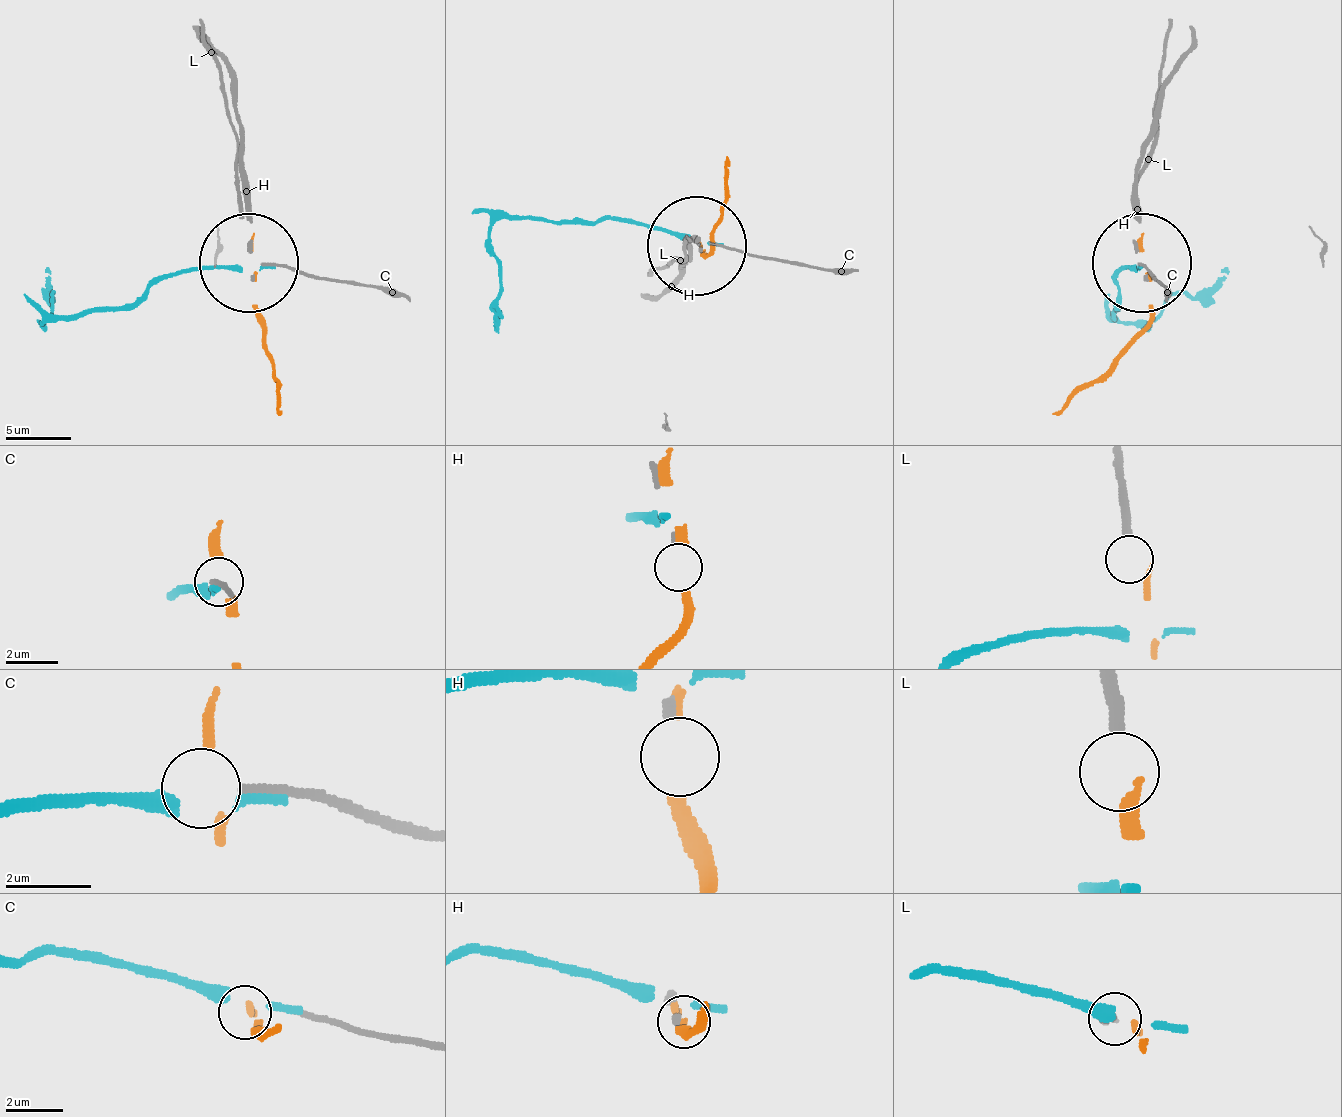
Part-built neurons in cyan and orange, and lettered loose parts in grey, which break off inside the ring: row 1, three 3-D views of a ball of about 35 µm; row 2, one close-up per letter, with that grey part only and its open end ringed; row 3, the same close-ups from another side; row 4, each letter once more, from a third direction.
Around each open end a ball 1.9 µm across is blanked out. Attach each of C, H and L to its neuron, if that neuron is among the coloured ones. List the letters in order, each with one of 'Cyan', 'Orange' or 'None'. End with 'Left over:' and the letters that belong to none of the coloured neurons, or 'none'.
C: None
H: None
L: None
Left over: C, H, L

